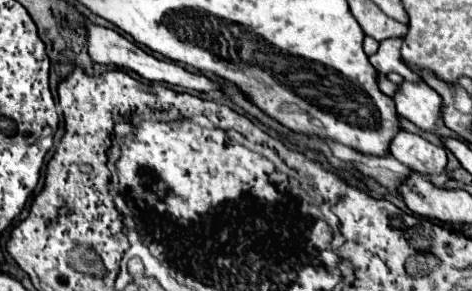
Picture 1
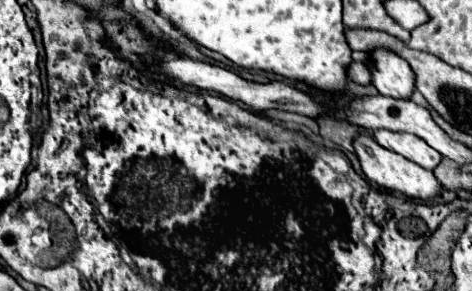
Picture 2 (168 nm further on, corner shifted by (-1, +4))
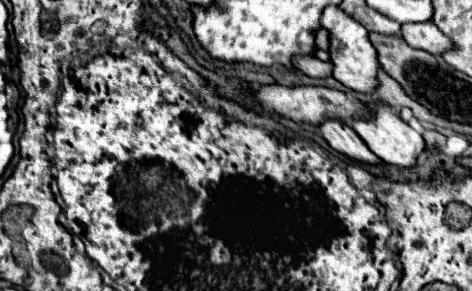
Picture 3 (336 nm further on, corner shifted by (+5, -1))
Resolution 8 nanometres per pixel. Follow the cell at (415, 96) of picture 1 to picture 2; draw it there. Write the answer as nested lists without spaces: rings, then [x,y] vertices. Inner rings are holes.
[[[374,49],[370,53],[370,83],[380,95],[394,99],[408,99],[414,87],[414,73],[410,65],[388,49]]]

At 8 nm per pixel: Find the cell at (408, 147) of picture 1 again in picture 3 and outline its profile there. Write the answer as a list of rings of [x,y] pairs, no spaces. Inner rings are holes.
[[[386,104],[374,106],[378,118],[372,122],[352,122],[356,134],[376,156],[384,158],[384,162],[398,168],[416,166],[416,158],[424,150],[424,138],[406,122],[400,122]]]

